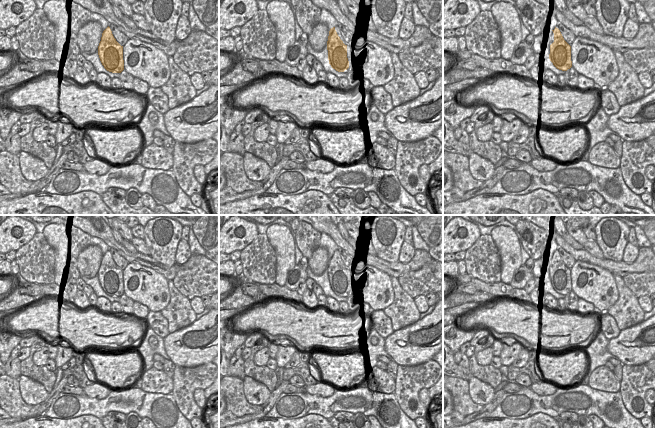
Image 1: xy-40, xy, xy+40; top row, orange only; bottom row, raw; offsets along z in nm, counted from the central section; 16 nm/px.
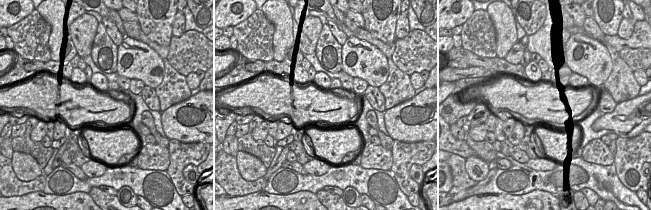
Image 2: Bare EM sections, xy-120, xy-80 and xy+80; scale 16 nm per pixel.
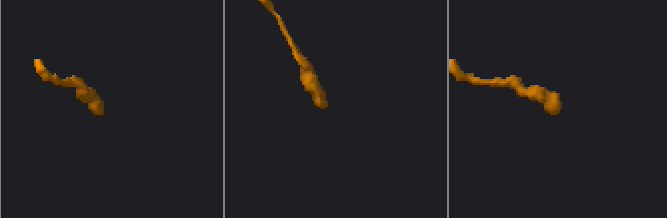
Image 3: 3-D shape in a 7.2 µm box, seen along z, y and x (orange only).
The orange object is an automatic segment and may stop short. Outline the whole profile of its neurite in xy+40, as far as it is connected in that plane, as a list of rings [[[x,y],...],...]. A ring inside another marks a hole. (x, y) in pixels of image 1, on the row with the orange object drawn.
[[[556,27],[552,31],[554,33],[554,42],[550,45],[550,61],[559,70],[567,71],[573,66],[579,72],[578,60],[585,47],[569,45]]]

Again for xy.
[[[335,27],[329,31],[327,50],[329,64],[338,72],[354,69],[354,60],[361,47],[345,45],[338,36]]]

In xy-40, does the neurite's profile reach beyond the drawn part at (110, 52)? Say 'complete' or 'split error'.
split error

